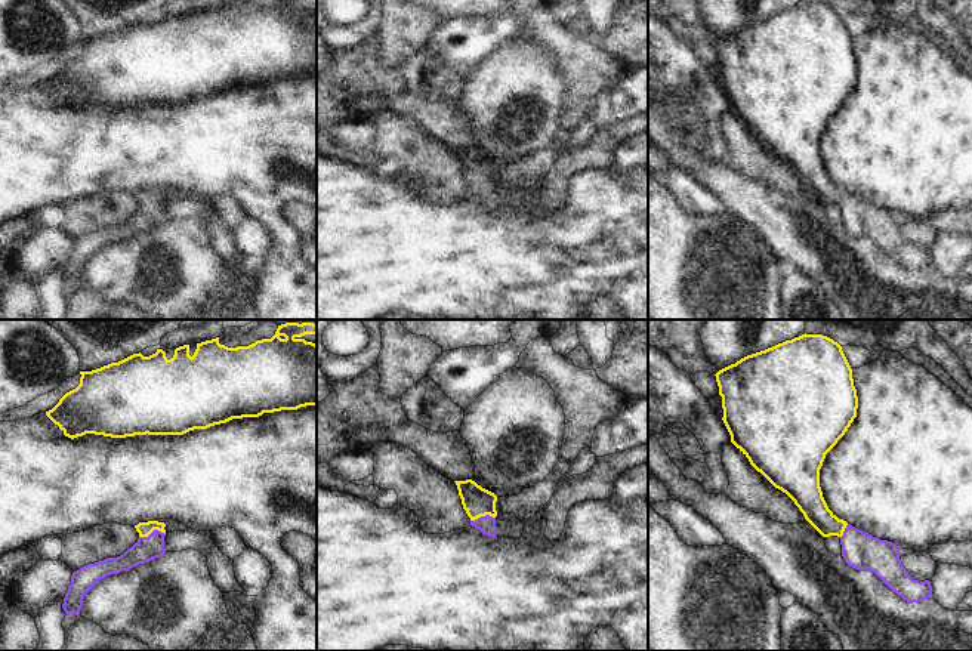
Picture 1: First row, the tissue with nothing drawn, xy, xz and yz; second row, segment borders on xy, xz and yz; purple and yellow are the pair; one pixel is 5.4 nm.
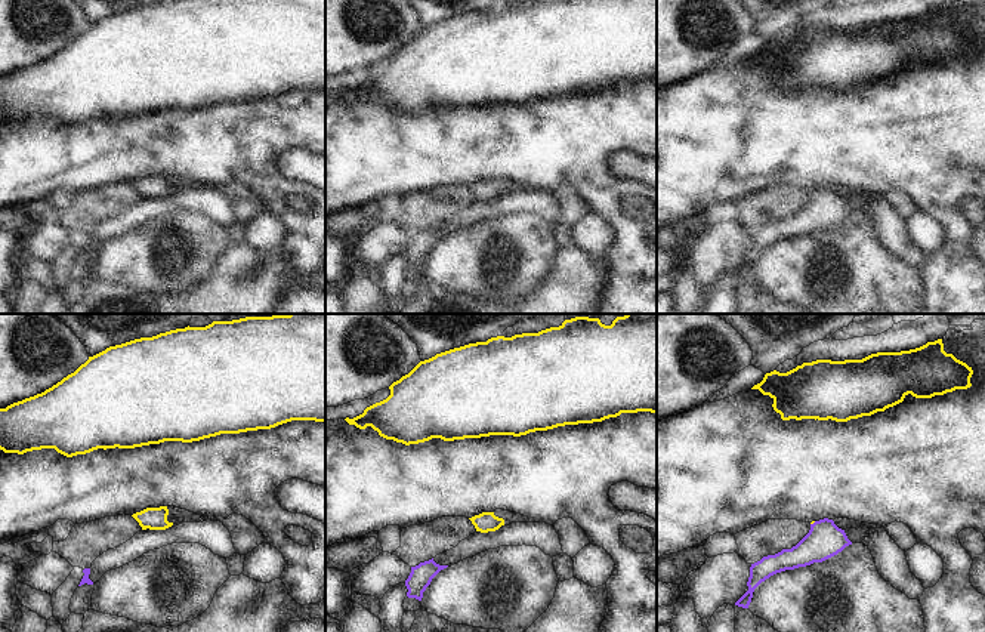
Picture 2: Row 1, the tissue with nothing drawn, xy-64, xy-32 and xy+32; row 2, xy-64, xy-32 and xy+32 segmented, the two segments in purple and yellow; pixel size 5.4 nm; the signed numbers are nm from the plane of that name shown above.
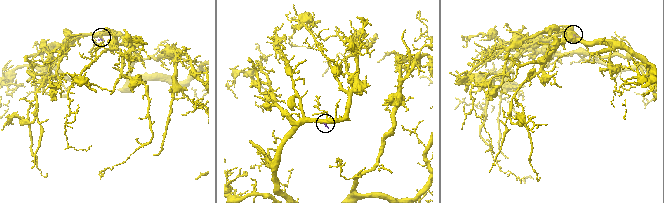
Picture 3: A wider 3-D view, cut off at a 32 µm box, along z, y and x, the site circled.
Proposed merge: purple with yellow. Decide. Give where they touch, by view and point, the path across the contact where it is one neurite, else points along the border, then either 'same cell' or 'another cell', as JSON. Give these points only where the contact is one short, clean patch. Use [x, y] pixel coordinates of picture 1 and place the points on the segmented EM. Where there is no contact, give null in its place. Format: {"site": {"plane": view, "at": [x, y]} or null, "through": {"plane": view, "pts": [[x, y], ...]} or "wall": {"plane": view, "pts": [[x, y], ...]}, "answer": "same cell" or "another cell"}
{"site": {"plane": "xy", "at": [153, 531]}, "through": {"plane": "xy", "pts": [[145, 549], [151, 543], [153, 531], [144, 528]]}, "answer": "same cell"}

